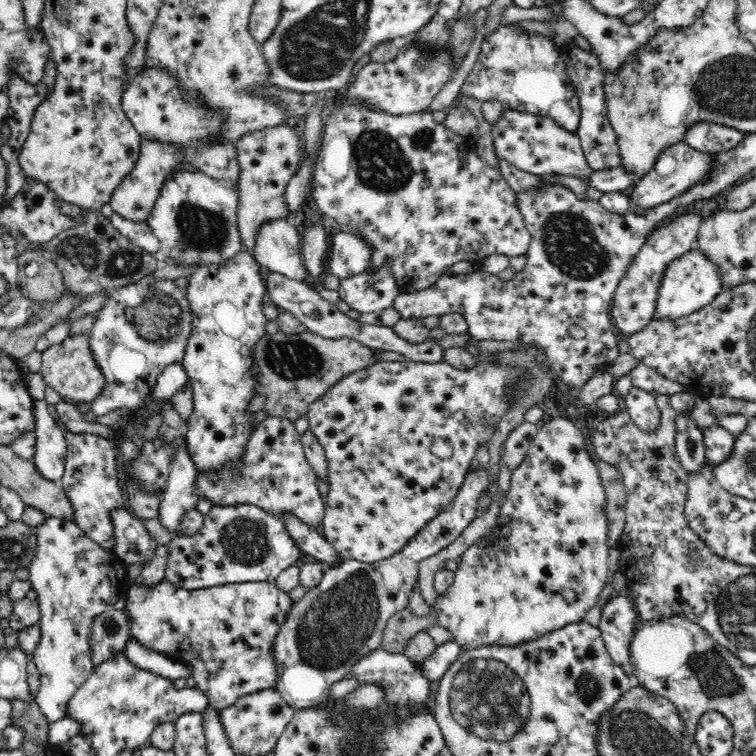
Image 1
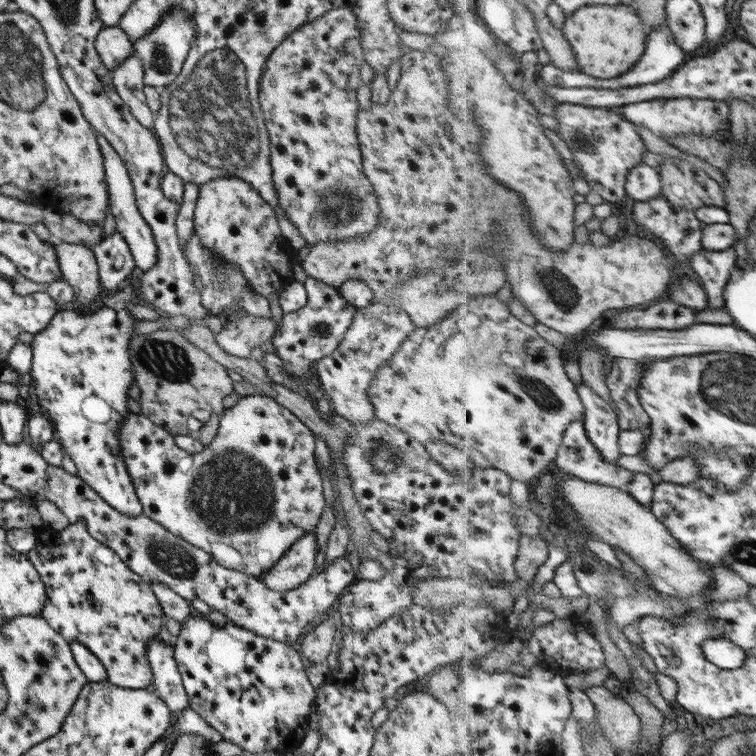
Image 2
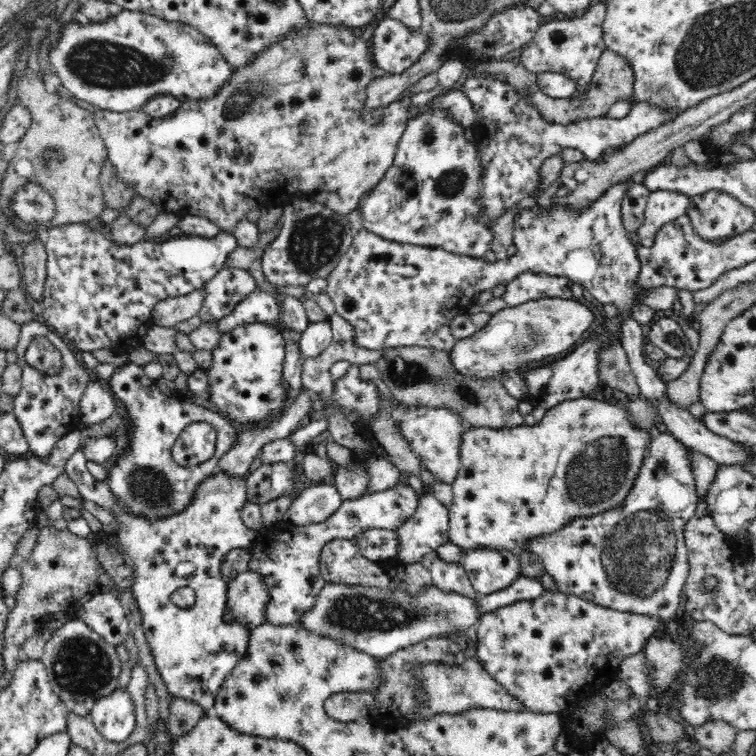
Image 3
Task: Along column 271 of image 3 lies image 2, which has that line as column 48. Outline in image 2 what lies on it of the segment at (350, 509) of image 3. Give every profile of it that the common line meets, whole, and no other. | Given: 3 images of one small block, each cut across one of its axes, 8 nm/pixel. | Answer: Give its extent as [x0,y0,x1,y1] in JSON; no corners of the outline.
[25,523,167,689]

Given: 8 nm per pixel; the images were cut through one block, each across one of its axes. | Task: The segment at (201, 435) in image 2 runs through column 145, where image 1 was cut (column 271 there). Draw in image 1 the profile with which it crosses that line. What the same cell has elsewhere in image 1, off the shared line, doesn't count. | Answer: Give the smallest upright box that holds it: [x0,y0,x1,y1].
[249,330,375,422]

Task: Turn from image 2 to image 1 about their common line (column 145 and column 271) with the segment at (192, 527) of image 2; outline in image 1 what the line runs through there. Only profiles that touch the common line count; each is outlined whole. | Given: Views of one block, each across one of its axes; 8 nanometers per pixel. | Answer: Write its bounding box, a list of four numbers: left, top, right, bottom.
[193,416,325,529]

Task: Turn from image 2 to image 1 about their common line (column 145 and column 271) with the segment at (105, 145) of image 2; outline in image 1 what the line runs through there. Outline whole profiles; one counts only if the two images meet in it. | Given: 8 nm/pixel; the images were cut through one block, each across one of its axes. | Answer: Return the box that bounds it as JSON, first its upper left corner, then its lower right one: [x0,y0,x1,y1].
[255,220,311,284]

